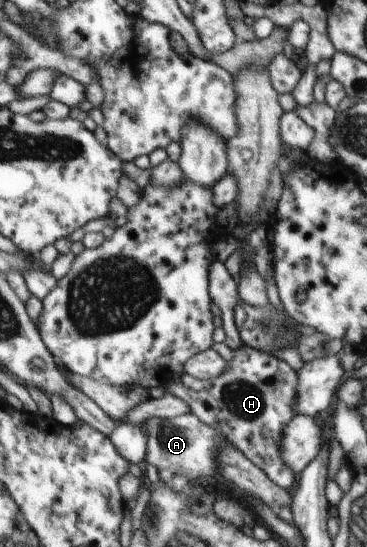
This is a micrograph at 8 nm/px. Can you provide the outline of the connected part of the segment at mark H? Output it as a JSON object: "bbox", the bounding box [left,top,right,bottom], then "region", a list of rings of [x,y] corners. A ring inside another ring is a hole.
{"bbox":[165,344,297,491],"region":[[[242,344],[232,351],[232,361],[225,364],[224,372],[219,377],[196,380],[186,375],[182,381],[165,389],[167,394],[184,401],[196,418],[225,434],[229,443],[270,481],[285,491],[290,489],[296,474],[286,467],[279,455],[283,428],[296,415],[297,373],[287,362],[264,350]]]}

